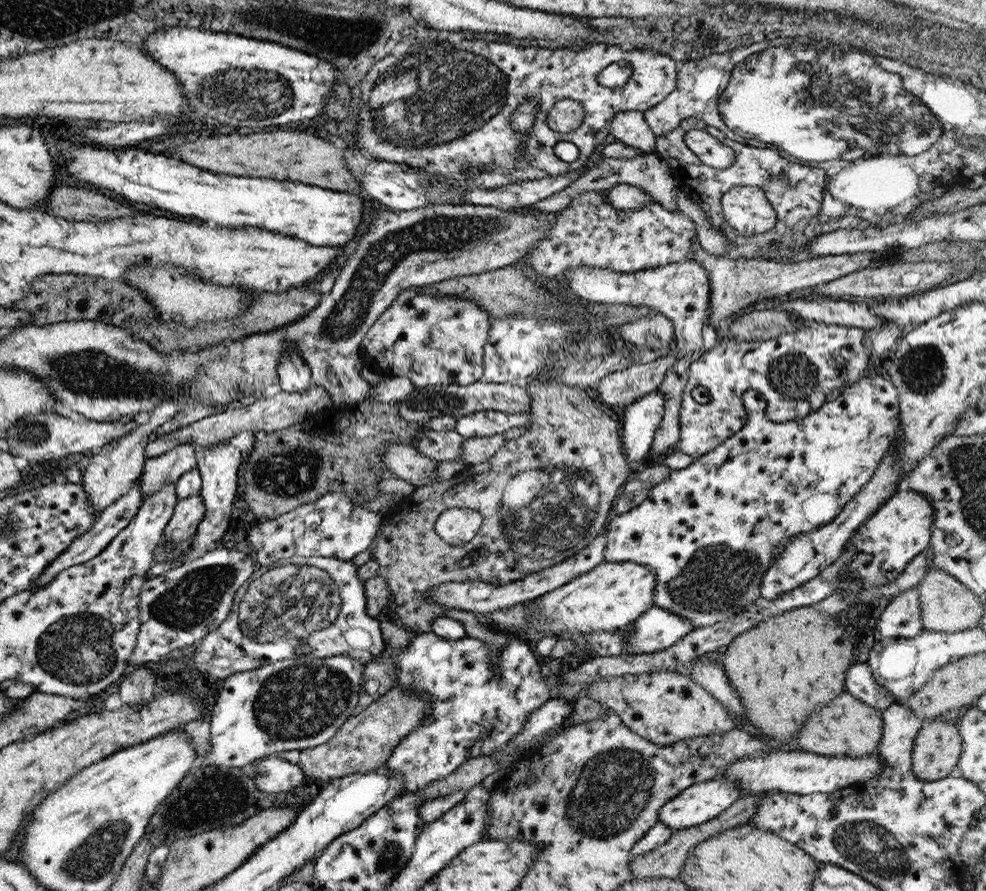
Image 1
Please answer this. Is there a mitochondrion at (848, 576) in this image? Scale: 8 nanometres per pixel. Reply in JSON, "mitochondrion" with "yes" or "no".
{"mitochondrion":"no"}

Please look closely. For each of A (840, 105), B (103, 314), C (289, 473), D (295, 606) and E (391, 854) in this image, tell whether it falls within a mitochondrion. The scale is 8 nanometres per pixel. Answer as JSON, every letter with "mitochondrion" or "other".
{"A":"mitochondrion","B":"other","C":"mitochondrion","D":"mitochondrion","E":"mitochondrion"}

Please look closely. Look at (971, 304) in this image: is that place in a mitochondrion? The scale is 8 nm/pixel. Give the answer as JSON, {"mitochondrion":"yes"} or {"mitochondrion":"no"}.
{"mitochondrion":"no"}

